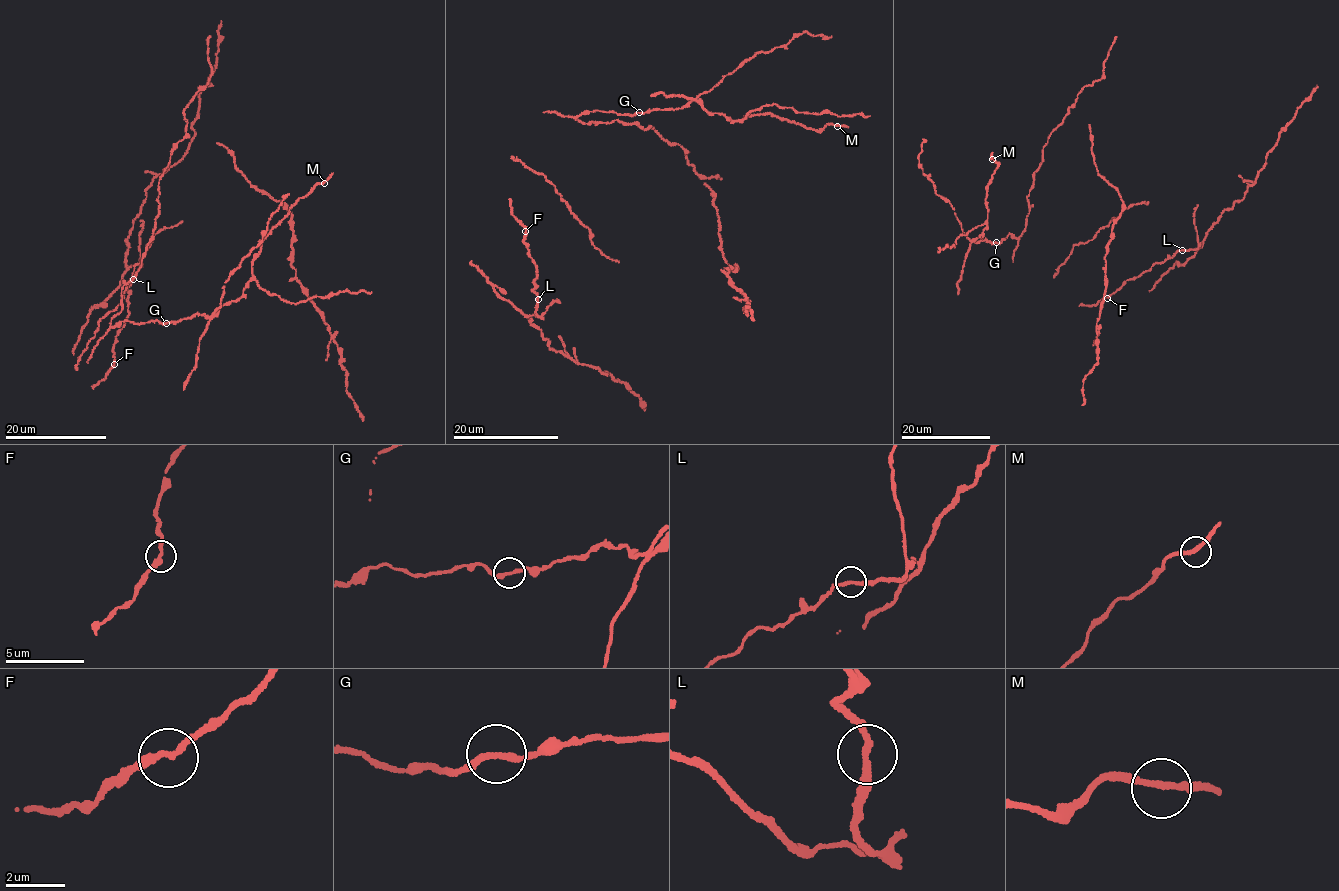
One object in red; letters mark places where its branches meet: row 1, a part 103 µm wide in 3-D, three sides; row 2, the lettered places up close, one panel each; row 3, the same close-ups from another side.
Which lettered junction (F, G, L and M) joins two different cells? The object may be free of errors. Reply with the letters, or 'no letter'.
L

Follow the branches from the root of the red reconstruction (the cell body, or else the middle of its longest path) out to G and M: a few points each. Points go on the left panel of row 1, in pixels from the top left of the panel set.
G: (108, 330), (125, 321), (167, 323)
M: (108, 330), (125, 321), (211, 317), (235, 302), (252, 276), (263, 237), (324, 183)

